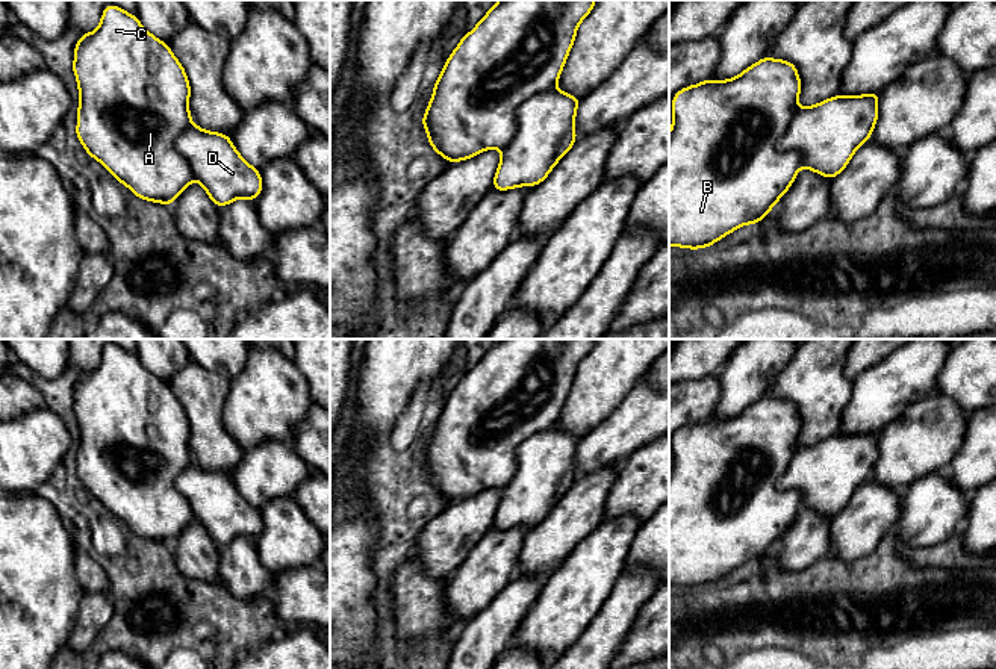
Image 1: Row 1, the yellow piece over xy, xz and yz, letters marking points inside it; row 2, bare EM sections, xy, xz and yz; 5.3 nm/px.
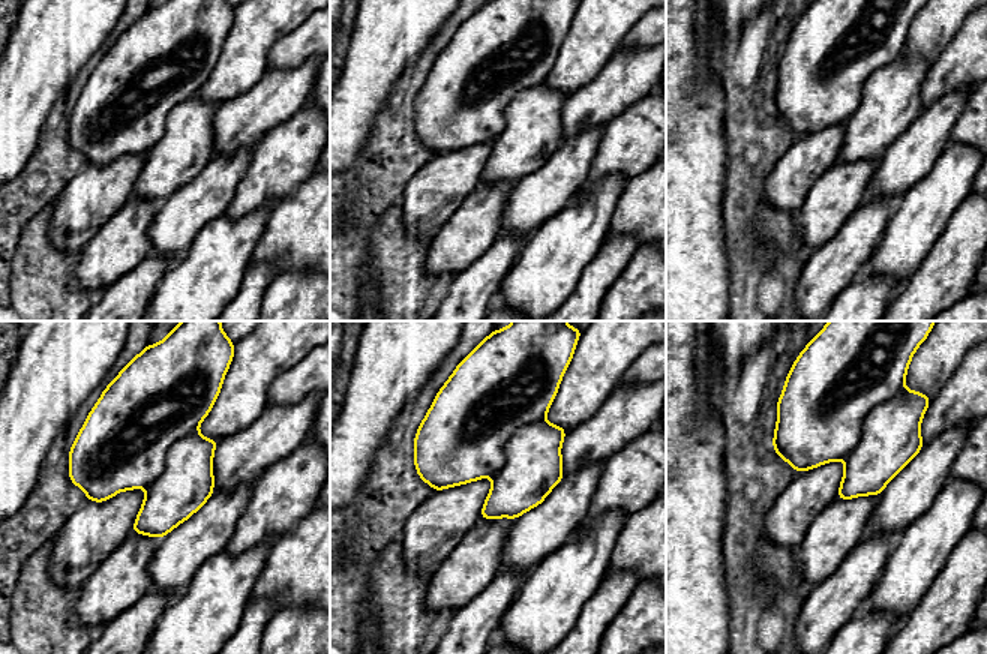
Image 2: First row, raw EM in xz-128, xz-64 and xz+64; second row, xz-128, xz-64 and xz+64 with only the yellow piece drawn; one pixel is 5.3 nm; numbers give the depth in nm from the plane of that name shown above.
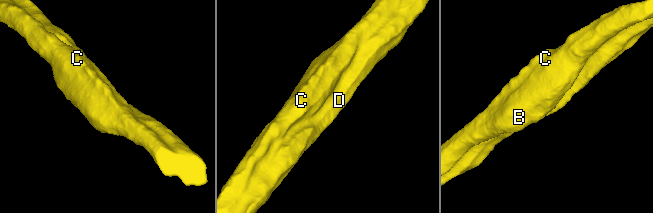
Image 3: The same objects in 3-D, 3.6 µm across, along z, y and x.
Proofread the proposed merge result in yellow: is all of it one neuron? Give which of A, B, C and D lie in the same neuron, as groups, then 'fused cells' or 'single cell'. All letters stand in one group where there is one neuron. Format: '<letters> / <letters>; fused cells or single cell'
A B C / D; fused cells

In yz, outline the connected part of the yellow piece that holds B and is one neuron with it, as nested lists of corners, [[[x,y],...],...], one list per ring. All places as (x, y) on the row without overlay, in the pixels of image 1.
[[[763,397],[728,419],[704,419],[686,425],[672,437],[672,468],[669,471],[669,586],[690,589],[711,586],[736,568],[767,555],[789,530],[802,507],[798,490],[778,489],[801,433],[801,416],[789,400]]]

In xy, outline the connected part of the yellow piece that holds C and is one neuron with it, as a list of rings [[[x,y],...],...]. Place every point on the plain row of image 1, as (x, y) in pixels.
[[[107,344],[98,366],[82,372],[76,383],[73,410],[80,433],[76,474],[89,496],[97,498],[141,539],[171,545],[195,516],[176,487],[176,478],[194,463],[189,453],[191,425],[168,383],[147,371],[136,354]]]

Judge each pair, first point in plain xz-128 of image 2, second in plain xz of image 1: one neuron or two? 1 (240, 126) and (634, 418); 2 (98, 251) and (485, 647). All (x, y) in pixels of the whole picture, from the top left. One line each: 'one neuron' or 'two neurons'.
1: one neuron
2: two neurons

